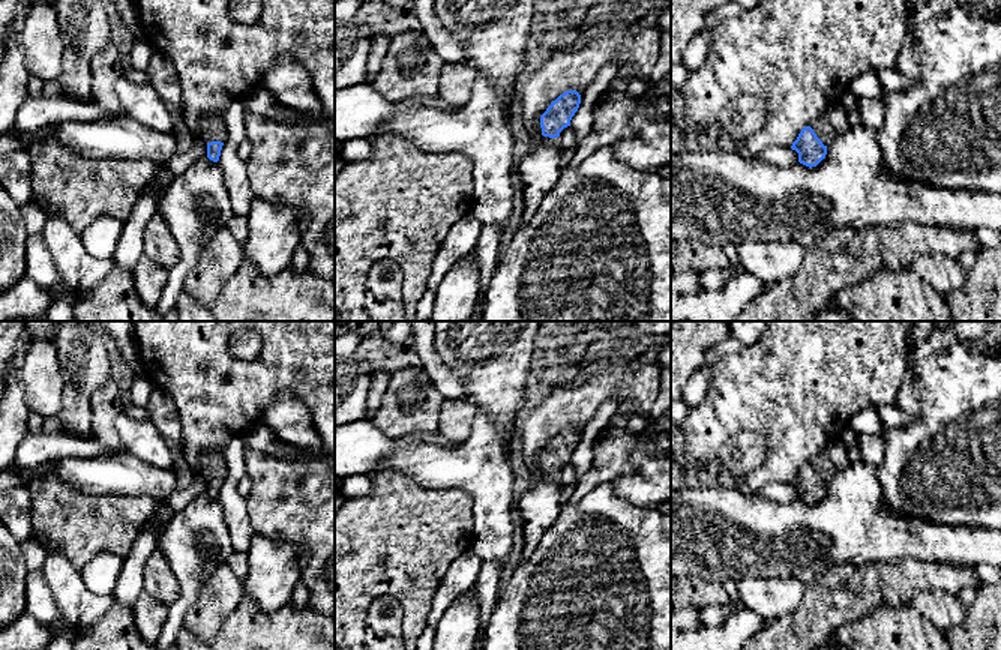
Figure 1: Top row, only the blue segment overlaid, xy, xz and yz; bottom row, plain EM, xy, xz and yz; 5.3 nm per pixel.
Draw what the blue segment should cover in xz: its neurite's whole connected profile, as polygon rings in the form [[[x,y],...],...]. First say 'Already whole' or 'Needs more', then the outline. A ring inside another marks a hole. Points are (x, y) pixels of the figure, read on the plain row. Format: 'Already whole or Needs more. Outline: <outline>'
Needs more. Outline: [[[567,426],[552,437],[540,452],[542,473],[536,476],[536,480],[560,482],[560,468],[570,462],[579,440],[581,431],[576,426]]]

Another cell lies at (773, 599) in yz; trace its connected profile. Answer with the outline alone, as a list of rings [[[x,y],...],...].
[[[752,578],[738,581],[738,594],[744,608],[752,609],[765,623],[782,620],[798,609],[806,587],[794,578]]]

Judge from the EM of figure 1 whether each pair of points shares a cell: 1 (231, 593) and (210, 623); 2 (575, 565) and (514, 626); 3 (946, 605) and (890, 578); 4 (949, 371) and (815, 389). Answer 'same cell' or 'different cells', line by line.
1: same cell
2: same cell
3: different cells
4: different cells

